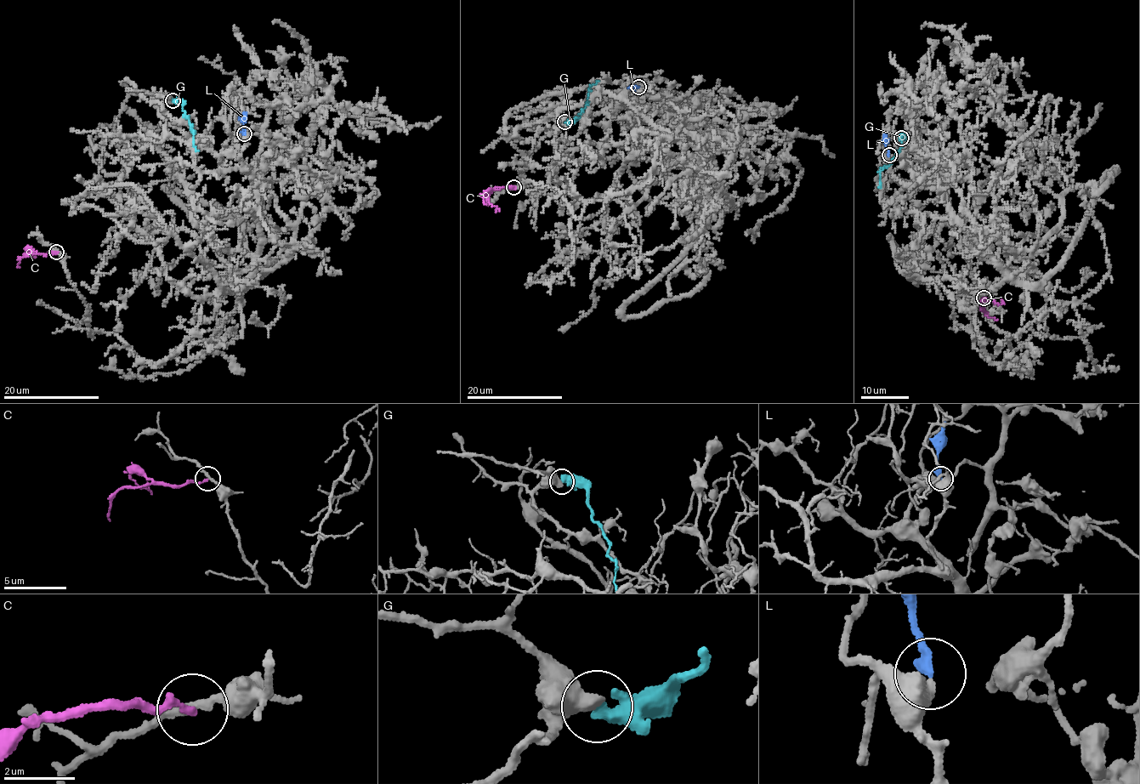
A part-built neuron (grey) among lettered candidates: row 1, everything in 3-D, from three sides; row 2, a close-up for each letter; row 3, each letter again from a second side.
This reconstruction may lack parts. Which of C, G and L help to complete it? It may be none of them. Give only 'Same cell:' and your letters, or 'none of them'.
Same cell: none of them

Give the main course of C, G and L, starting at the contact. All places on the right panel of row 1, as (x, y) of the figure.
C: (984, 298), (981, 305), (993, 300), (1005, 304)
G: (900, 137), (900, 150), (880, 171), (879, 187)
L: (889, 155), (885, 134)

